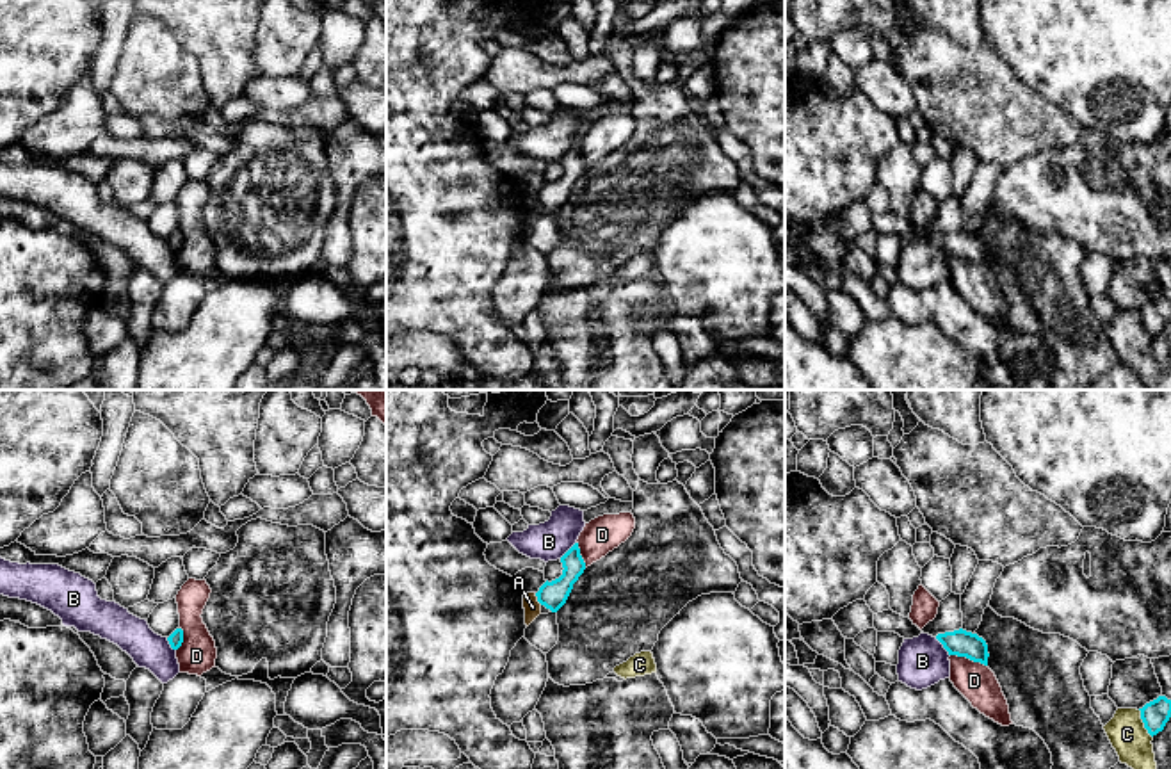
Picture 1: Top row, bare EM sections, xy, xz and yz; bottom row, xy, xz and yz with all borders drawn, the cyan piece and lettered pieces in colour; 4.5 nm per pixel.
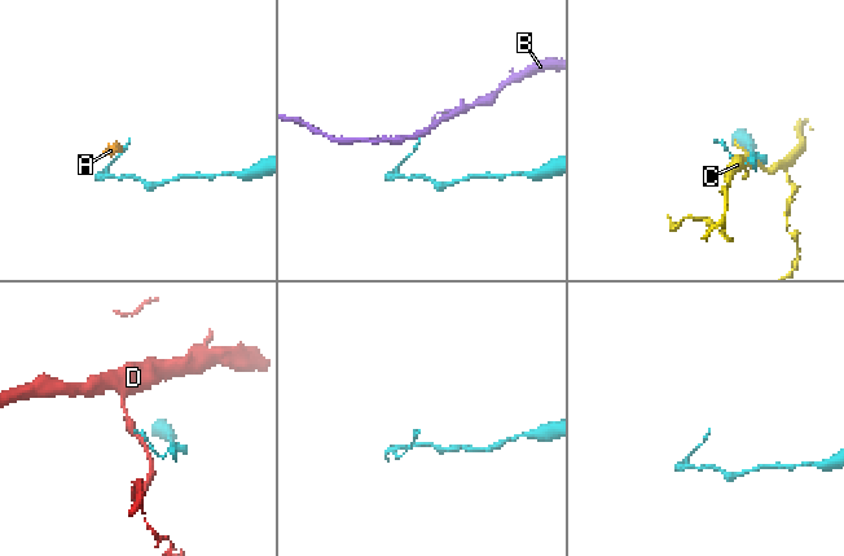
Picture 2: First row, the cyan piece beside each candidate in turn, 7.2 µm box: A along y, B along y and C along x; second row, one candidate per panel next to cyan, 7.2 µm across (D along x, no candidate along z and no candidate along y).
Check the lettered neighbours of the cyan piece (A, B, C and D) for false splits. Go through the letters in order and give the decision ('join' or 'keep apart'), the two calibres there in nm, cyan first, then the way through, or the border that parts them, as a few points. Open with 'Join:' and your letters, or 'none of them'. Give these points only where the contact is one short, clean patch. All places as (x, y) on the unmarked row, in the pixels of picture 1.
Join: none of them
A: keep apart; calibres 120 and 80 nm; border xz (534, 194), (541, 205)
B: keep apart; calibres 120 and 220 nm; border yz (935, 239), (949, 257)
C: keep apart; calibres 120 and 170 nm
D: keep apart; calibres 120 and 170 nm

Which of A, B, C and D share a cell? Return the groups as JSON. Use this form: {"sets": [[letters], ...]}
{"sets": [["A"], ["B"], ["C"], ["D"]]}

